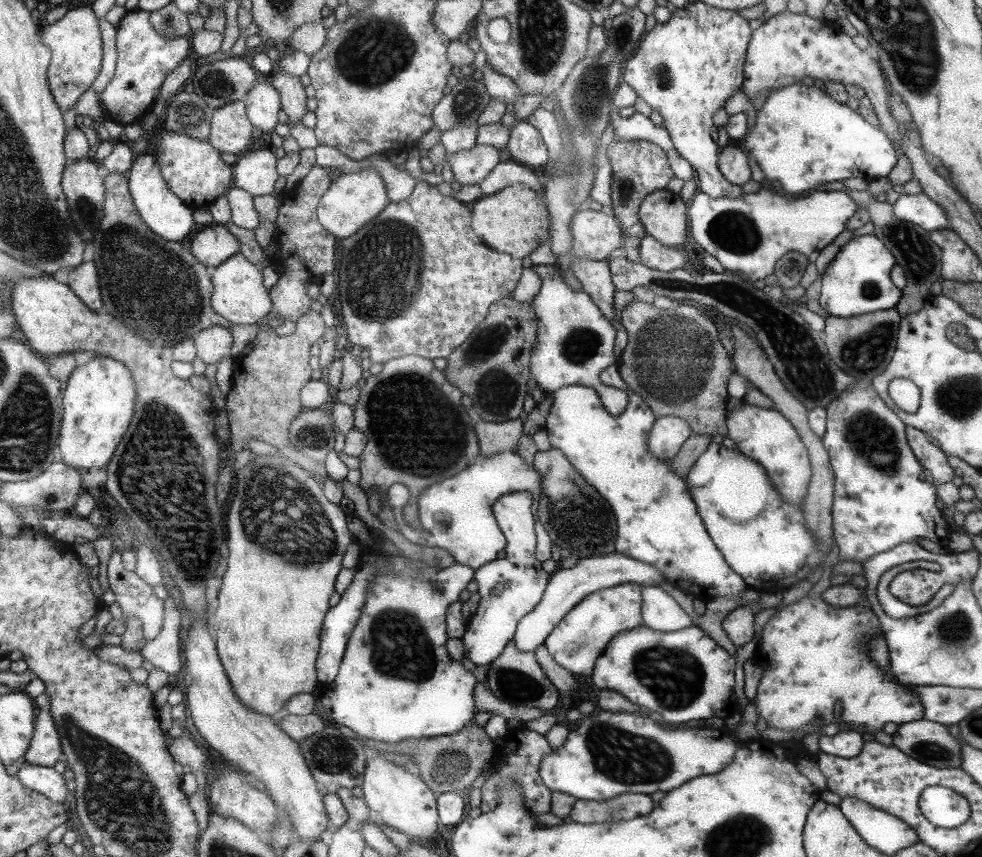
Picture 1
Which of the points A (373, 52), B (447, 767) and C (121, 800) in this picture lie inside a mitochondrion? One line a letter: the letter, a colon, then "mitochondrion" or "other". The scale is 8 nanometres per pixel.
A: mitochondrion
B: mitochondrion
C: mitochondrion

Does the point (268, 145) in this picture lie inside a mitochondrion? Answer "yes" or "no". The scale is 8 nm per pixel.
no

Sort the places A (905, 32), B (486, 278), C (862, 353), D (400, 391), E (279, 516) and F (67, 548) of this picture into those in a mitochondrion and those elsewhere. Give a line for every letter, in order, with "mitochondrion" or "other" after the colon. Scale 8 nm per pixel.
A: mitochondrion
B: other
C: mitochondrion
D: mitochondrion
E: mitochondrion
F: other

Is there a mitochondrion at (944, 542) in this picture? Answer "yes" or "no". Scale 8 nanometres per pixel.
no

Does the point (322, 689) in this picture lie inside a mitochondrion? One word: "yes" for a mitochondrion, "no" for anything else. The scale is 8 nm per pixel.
no

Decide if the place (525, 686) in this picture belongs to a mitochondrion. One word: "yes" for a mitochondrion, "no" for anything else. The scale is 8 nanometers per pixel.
yes

